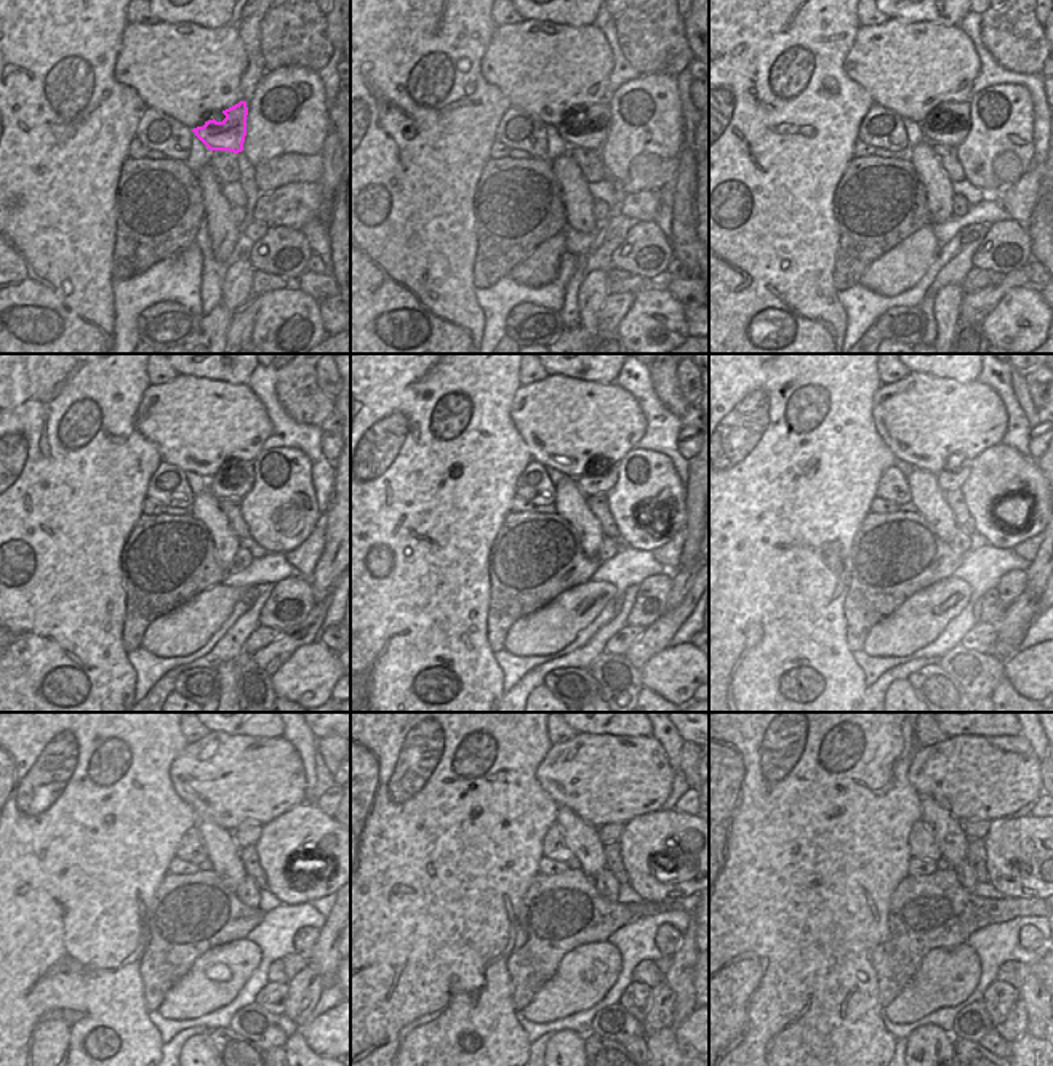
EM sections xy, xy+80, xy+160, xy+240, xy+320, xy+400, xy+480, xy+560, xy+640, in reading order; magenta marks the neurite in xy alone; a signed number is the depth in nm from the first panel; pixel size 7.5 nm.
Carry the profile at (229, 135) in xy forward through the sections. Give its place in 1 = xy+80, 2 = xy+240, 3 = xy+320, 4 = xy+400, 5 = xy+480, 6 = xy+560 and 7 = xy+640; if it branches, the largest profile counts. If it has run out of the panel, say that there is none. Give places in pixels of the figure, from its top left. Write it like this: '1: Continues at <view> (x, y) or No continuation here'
1: Continues at xy+80 (589, 133)
2: Continues at xy+240 (237, 482)
3: Continues at xy+320 (591, 484)
4: Continues at xy+400 (948, 480)
5: Continues at xy+480 (244, 837)
6: Continues at xy+560 (608, 833)
7: Continues at xy+640 (976, 828)

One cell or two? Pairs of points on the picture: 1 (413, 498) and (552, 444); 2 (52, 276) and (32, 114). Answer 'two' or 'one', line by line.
1: two
2: one

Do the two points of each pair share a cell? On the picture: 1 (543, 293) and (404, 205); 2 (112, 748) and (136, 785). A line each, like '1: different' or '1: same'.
1: different
2: same

